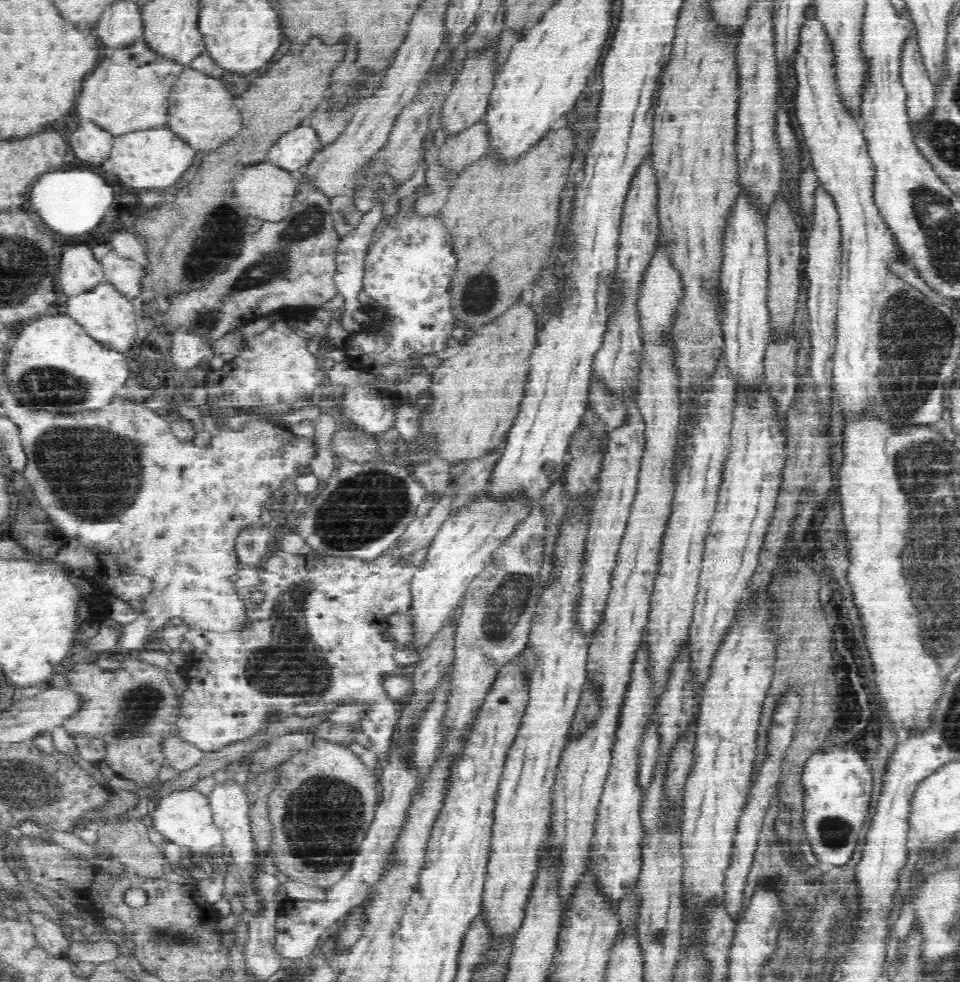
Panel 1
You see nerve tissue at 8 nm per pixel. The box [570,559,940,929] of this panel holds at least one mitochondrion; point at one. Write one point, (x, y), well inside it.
(834, 832)

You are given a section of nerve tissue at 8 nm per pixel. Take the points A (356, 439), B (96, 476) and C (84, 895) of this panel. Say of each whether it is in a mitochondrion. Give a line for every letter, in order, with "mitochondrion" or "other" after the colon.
A: other
B: mitochondrion
C: other

